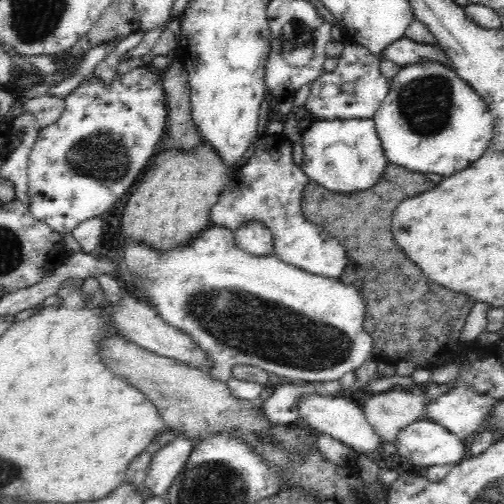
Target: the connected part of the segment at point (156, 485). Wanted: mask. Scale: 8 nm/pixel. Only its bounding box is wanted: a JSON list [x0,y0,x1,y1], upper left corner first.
[144,436,194,496]

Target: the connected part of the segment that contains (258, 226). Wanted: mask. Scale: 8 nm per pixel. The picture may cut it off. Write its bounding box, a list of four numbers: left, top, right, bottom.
[234,219,273,256]

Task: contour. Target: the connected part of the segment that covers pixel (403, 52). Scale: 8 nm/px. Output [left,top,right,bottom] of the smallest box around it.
[381,36,454,69]

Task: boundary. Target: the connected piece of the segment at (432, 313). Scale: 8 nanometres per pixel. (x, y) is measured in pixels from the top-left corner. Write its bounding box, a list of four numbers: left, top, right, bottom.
[302,163,478,370]

